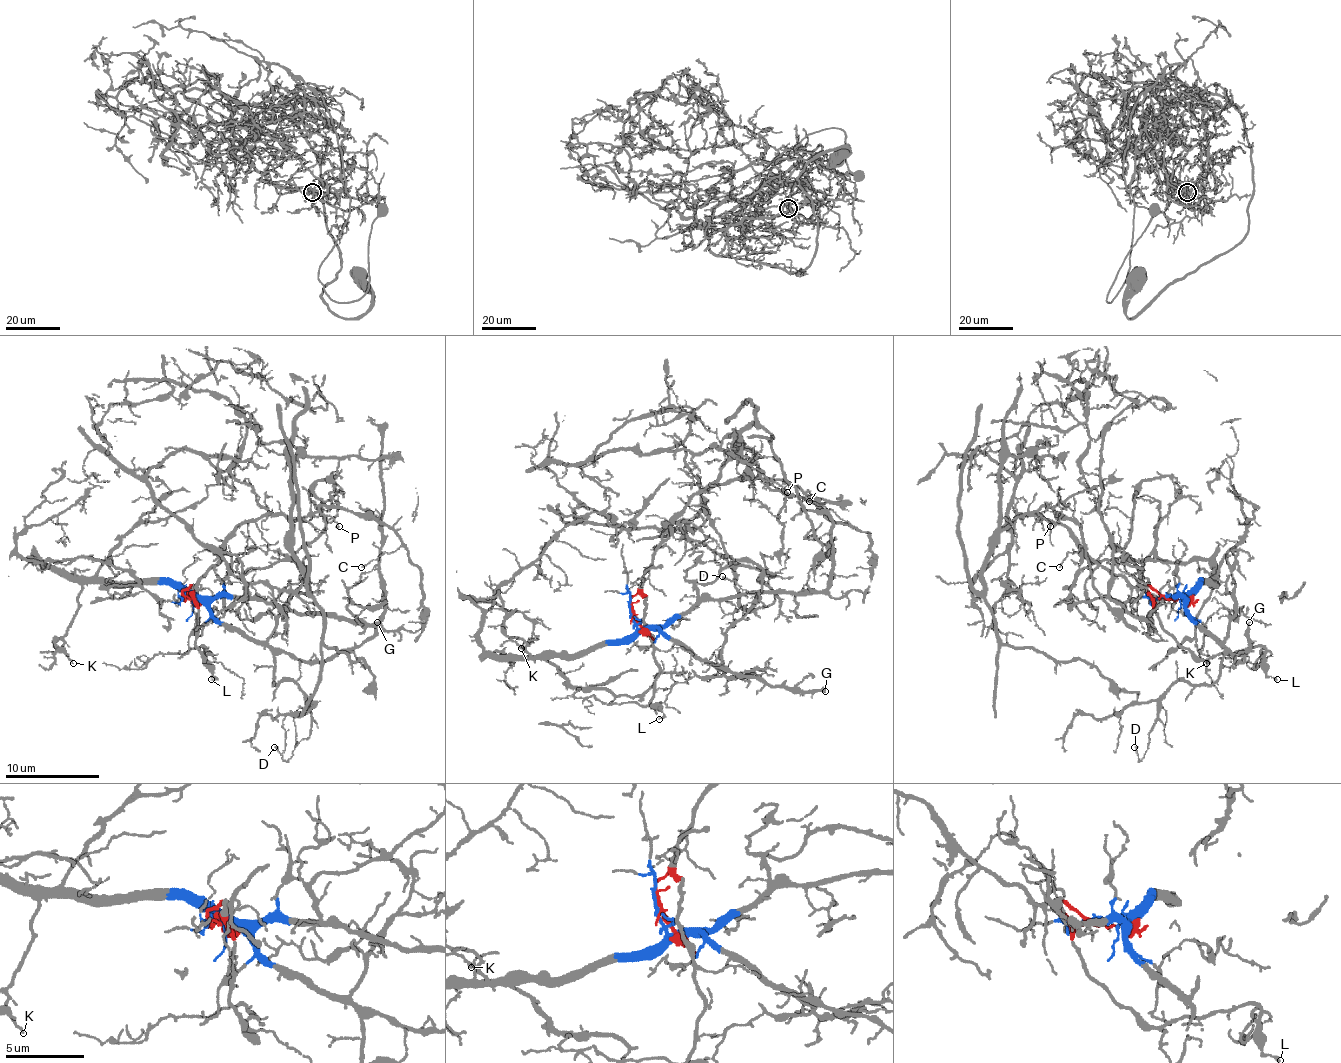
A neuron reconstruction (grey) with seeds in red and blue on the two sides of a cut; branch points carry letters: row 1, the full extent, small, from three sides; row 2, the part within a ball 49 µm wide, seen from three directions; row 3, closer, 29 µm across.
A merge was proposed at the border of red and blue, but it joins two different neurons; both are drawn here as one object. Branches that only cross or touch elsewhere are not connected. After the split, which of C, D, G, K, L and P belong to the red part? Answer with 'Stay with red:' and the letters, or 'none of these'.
Stay with red: C, L, P

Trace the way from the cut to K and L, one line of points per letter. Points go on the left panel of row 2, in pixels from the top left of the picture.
K: (191, 598), (172, 584), (88, 581), (64, 638), (64, 652), (74, 664)
L: (191, 598), (184, 595), (198, 614), (198, 652), (205, 659), (210, 654), (201, 647), (215, 678), (210, 680)

